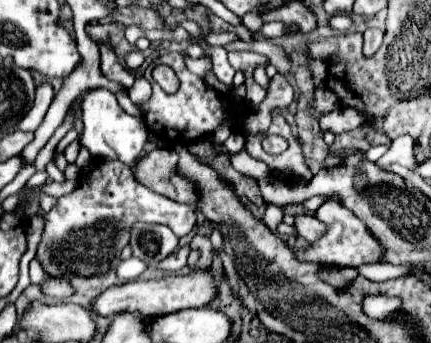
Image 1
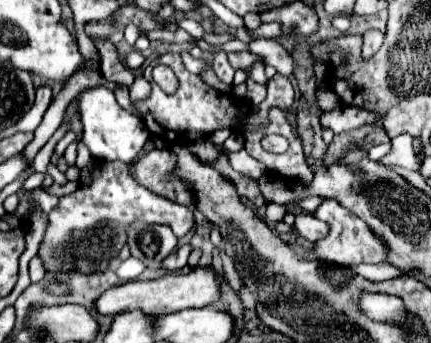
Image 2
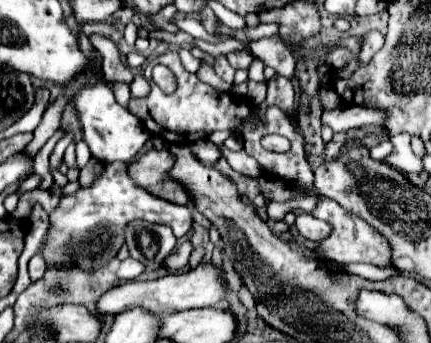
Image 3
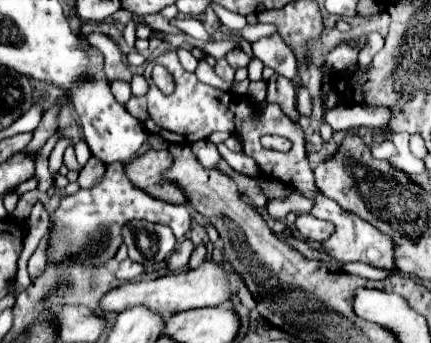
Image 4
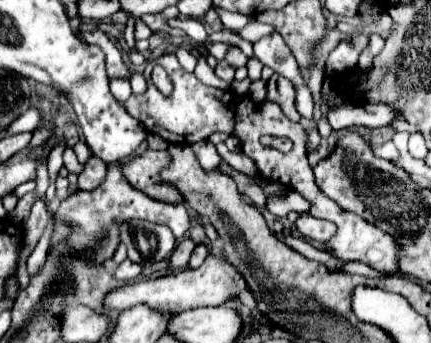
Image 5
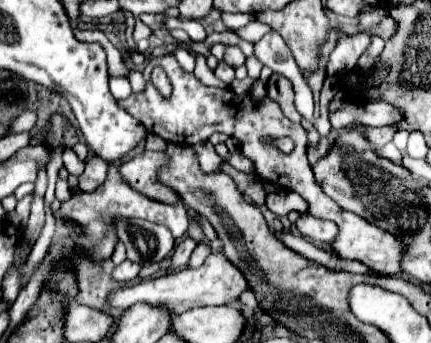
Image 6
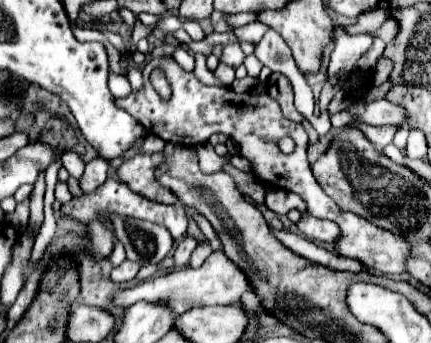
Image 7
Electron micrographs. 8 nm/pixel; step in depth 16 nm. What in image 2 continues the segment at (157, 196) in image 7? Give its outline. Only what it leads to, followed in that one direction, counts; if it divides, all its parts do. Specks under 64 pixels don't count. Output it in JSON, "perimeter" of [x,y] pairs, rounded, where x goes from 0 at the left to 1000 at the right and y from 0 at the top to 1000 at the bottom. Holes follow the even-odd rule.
{"perimeter":[[[348,437],[302,478],[302,507],[325,542],[385,583],[408,583],[408,595],[450,595],[441,548],[399,513],[404,478],[408,455],[394,437]]]}

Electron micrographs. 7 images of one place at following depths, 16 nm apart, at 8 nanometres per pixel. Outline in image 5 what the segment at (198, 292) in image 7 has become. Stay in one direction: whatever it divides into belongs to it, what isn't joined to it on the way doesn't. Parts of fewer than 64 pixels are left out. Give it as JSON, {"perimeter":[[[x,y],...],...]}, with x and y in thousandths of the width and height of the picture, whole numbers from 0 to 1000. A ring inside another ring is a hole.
{"perimeter":[[[487,741],[478,752],[478,764],[455,787],[432,781],[432,787],[418,787],[418,793],[394,793],[394,799],[371,805],[362,816],[329,816],[329,822],[316,822],[316,828],[283,834],[283,840],[255,851],[241,880],[246,880],[251,898],[269,898],[269,904],[292,904],[292,898],[306,898],[311,886],[343,886],[348,898],[367,898],[385,915],[390,910],[408,915],[408,910],[432,910],[441,898],[510,892],[510,886],[538,880],[571,840],[575,834],[557,810],[557,793],[548,793],[548,781],[538,781],[538,770],[515,741],[510,746]]]}

